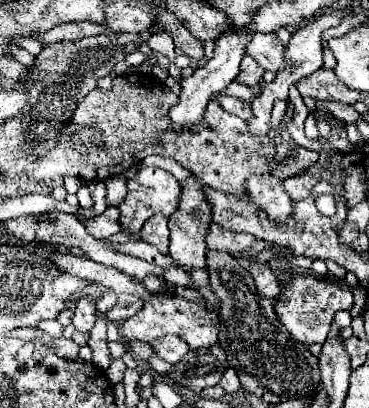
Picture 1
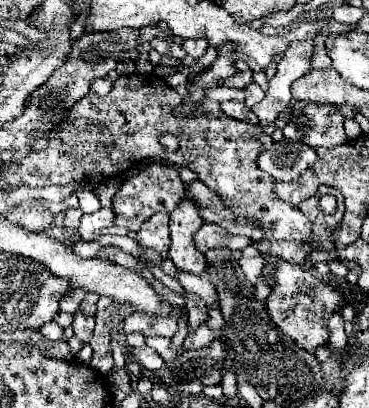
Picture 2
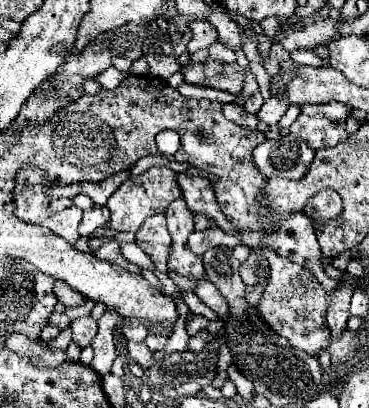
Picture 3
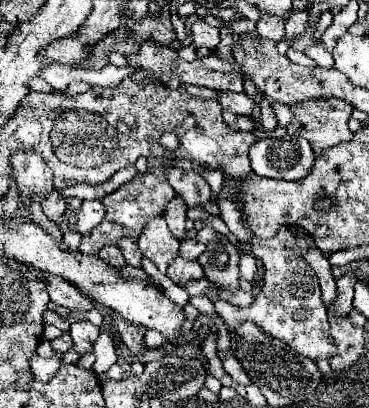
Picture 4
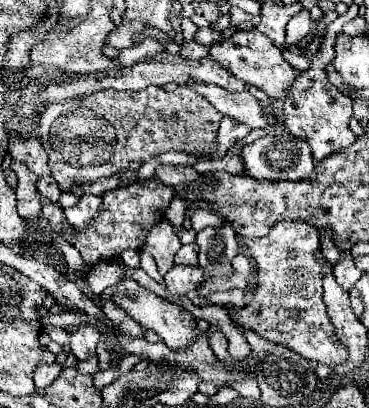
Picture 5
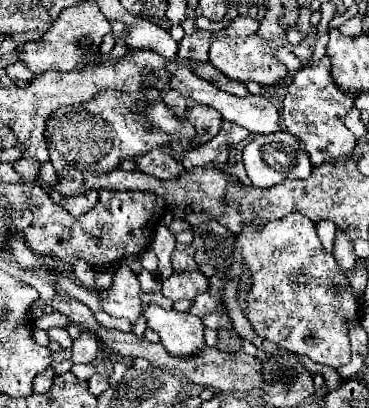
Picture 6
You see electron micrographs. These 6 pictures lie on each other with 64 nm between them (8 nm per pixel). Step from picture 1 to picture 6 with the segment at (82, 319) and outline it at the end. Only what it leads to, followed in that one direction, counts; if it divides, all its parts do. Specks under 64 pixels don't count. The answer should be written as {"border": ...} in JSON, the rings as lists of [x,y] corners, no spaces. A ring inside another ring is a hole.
{"border":[[[82,330],[82,334],[72,344],[72,362],[74,364],[90,364],[98,354],[98,338],[96,334]]]}

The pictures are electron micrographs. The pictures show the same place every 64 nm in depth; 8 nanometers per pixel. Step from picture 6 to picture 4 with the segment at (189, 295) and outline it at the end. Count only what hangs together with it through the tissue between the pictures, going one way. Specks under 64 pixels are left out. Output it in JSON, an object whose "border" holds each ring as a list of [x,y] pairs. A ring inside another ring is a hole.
{"border":[[[176,256],[176,260],[170,262],[168,270],[166,270],[166,276],[174,282],[174,284],[186,284],[190,280],[200,280],[204,276],[202,268],[198,262],[186,262],[186,260],[180,260],[180,256]]]}

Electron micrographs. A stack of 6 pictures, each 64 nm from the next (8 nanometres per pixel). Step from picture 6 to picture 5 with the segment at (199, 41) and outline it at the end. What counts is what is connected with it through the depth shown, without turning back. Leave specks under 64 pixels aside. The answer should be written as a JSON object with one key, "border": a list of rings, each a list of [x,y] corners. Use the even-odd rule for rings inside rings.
{"border":[[[182,42],[180,44],[180,56],[186,58],[204,58],[208,54],[208,48],[198,42]]]}

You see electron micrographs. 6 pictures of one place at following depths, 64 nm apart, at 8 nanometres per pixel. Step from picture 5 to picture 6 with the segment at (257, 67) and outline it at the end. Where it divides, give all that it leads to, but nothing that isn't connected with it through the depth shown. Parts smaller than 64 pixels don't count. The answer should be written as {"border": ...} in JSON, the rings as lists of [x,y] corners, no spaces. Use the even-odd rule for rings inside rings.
{"border":[[[252,34],[248,38],[238,38],[238,40],[232,40],[228,36],[214,38],[214,42],[212,42],[212,64],[232,80],[238,80],[238,82],[254,80],[254,82],[258,82],[262,86],[272,86],[272,84],[280,82],[280,78],[284,78],[288,74],[286,66],[280,66],[280,62],[272,58],[268,40],[264,40],[264,38],[256,36],[256,34]]]}

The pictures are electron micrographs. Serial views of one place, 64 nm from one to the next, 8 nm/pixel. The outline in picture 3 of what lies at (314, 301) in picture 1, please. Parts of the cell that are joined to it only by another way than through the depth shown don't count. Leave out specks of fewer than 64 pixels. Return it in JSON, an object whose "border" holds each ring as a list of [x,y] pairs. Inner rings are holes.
{"border":[[[260,244],[260,252],[270,264],[270,276],[260,302],[254,306],[258,318],[278,336],[284,336],[294,348],[304,350],[310,356],[318,356],[330,346],[330,330],[326,328],[326,308],[330,296],[322,292],[320,282],[316,276],[312,276],[312,272],[308,272],[308,268],[282,258],[274,248],[266,244]]]}

